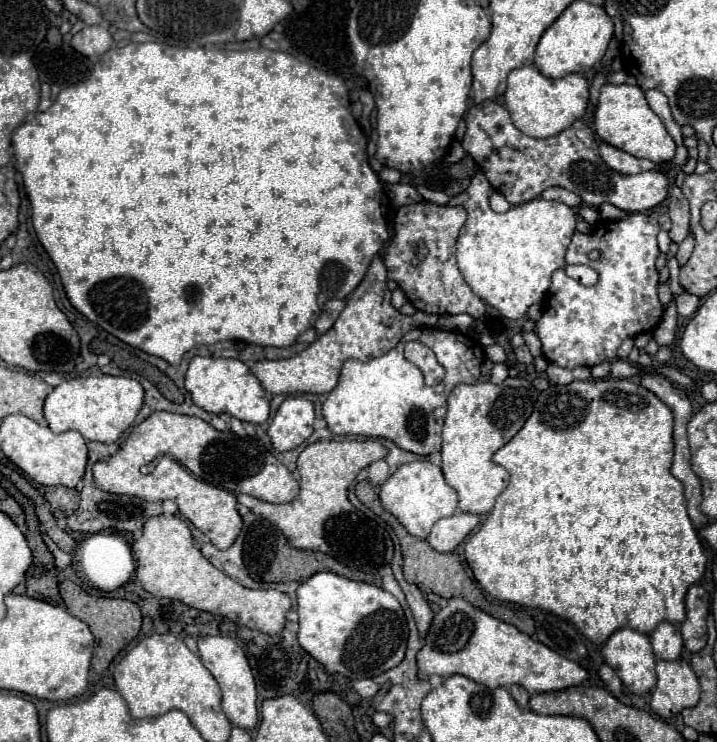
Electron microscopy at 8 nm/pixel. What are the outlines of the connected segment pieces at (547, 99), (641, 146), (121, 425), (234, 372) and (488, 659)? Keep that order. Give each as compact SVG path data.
M522 66L508 74L504 104L520 132L532 138L550 138L570 128L578 118L584 116L588 106L588 80L578 73L552 80L542 76L534 66Z
M604 84L600 90L596 114L594 114L594 128L600 140L636 158L646 158L646 160L652 160L654 164L664 164L674 158L676 144L668 134L664 122L650 110L640 86Z
M82 376L56 386L44 404L44 418L52 432L78 430L86 440L102 444L116 442L136 420L144 404L144 388L134 378L124 376Z
M194 356L186 372L186 390L190 392L194 404L206 412L228 412L238 420L252 424L262 424L270 416L270 400L264 388L250 368L239 359Z
M450 598L448 604L434 616L430 632L424 638L424 648L418 652L418 676L428 678L432 674L462 674L488 686L490 690L518 684L530 694L564 690L582 684L588 678L588 672L578 662L562 658L542 642L520 632L516 626L474 608L464 598Z

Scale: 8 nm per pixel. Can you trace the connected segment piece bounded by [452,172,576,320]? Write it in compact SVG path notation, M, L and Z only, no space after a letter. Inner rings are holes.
M483 172L474 174L468 188L458 194L452 204L464 204L468 210L468 220L458 236L458 268L468 286L486 300L492 308L496 308L502 316L510 320L522 318L532 304L538 304L544 300L548 288L550 288L550 276L554 270L564 268L564 254L570 246L570 238L576 230L576 214L570 206L562 202L552 202L544 198L534 198L530 202L524 202L520 206L512 206L506 214L496 214L488 206L488 198L494 189Z

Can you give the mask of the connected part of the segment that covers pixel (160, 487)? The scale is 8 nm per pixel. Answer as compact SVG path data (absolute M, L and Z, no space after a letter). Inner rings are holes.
M152 412L142 424L132 428L124 446L108 462L100 460L92 470L94 482L100 490L136 496L148 502L174 500L182 516L204 532L220 550L230 548L242 530L242 518L236 510L236 496L232 492L246 492L254 498L282 504L292 502L300 490L290 470L280 464L260 440L240 438L228 430L218 432L202 418L172 412ZM160 454L168 454L176 462L164 456L150 474L142 476L142 466L150 464ZM184 466L200 480L194 478Z

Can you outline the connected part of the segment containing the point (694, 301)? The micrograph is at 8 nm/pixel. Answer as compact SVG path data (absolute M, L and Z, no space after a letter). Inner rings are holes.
M682 292L682 294L674 296L672 300L676 302L676 310L678 310L678 314L684 316L684 318L692 316L692 314L696 312L698 304L700 304L700 298L694 296L694 294L688 294L688 292Z

